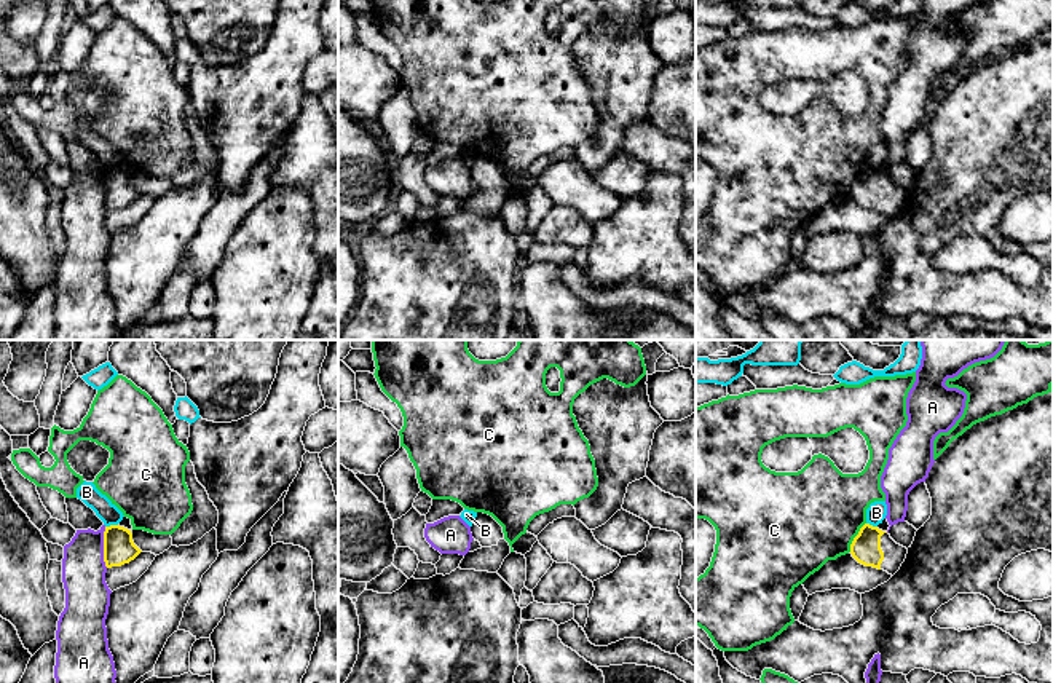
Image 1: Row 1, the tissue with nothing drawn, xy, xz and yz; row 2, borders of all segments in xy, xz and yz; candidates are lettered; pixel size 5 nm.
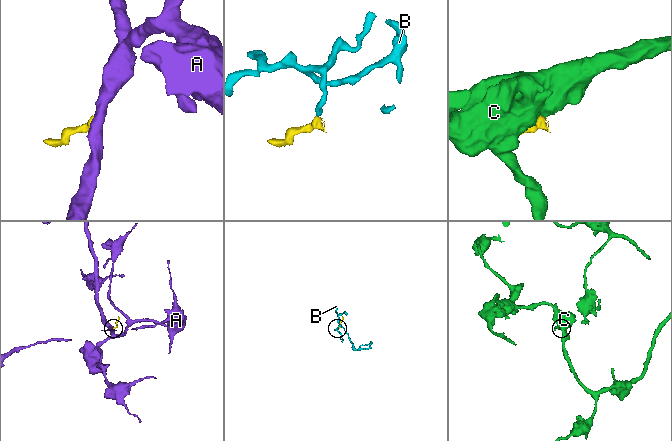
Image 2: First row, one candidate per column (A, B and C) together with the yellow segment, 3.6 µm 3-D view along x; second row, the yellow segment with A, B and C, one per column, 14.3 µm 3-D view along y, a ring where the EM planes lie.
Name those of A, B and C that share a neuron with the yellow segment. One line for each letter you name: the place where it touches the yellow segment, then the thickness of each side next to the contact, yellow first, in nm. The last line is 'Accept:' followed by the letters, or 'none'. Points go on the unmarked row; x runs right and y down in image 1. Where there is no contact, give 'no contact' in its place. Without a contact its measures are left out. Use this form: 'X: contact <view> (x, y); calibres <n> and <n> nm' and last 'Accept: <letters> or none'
Accept: none

